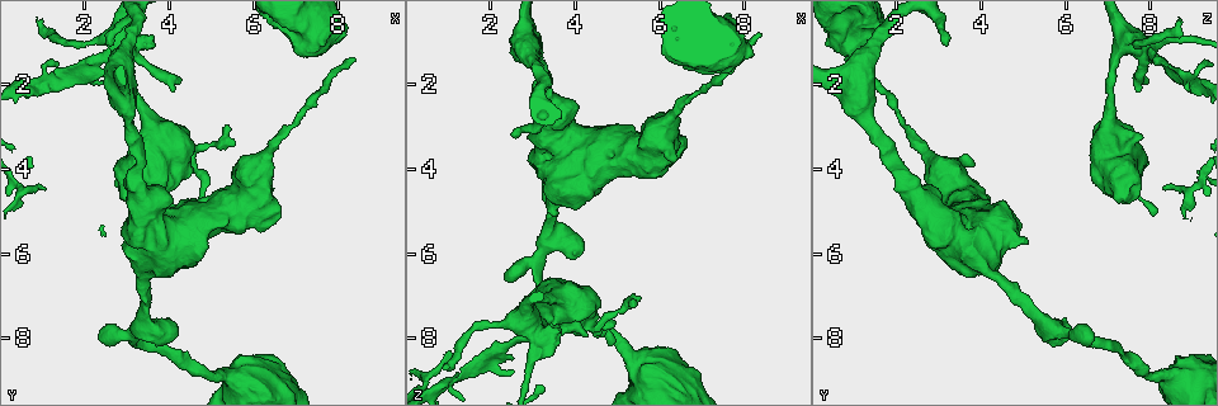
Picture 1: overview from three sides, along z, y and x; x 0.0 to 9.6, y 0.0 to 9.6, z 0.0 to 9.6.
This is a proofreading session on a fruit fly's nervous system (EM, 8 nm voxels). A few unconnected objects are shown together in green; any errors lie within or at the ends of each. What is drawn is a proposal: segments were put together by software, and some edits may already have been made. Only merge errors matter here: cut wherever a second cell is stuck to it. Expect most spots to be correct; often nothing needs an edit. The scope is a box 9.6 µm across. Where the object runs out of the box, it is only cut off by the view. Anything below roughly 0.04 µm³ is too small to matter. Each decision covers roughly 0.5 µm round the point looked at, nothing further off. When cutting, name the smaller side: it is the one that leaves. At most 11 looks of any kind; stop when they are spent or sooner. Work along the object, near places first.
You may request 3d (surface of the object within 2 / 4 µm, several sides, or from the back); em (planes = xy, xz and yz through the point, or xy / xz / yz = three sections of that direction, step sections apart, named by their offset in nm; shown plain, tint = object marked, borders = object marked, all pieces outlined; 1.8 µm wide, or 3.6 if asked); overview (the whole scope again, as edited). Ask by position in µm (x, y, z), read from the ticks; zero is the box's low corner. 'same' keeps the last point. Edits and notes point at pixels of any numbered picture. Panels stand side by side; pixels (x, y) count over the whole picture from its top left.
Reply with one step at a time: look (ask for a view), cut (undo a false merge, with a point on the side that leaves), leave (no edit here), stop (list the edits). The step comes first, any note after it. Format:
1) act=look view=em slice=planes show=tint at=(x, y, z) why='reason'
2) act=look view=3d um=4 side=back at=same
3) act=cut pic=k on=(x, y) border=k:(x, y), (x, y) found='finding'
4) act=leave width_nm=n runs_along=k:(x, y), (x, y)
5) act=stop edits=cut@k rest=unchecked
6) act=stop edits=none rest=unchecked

act=look view=3d um=2 side=back at=(2.80, 7.95, 6.30) why='sharp bend'

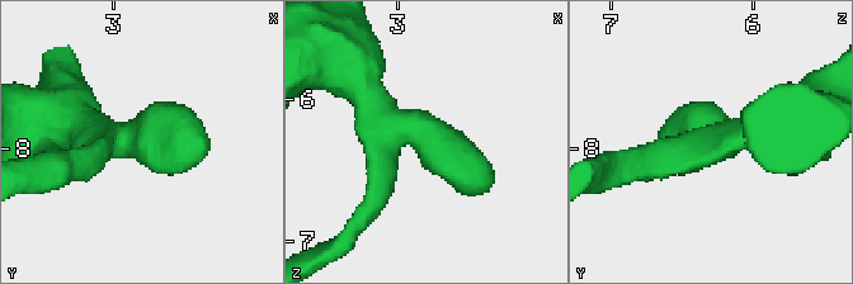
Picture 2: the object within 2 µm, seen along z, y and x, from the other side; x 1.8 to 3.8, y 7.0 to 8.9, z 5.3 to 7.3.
act=look view=em slice=xy step=8 show=tint at=(2.82, 7.96, 6.26) why='now the EM'

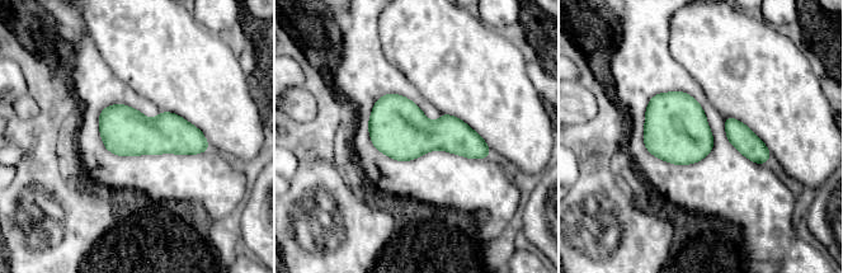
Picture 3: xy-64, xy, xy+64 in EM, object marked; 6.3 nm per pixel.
act=look view=em slice=planes show=tint at=same why='cut it another way'

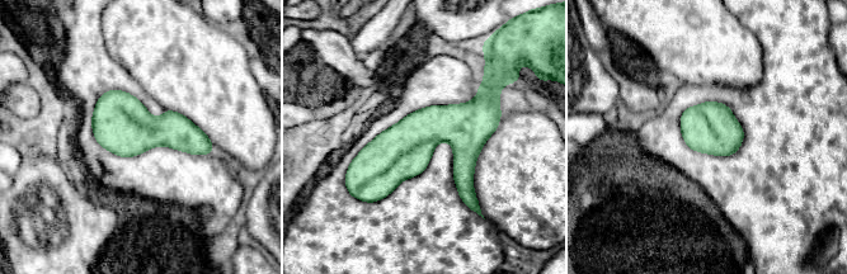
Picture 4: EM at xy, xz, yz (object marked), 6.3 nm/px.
act=leave runs_along=4:(495, 108), (354, 164) found='all the same cell'

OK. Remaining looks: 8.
act=look view=em um=3.6 slice=planes show=tint at=(5.60, 9.00, 8.70) why='thick turns thin'

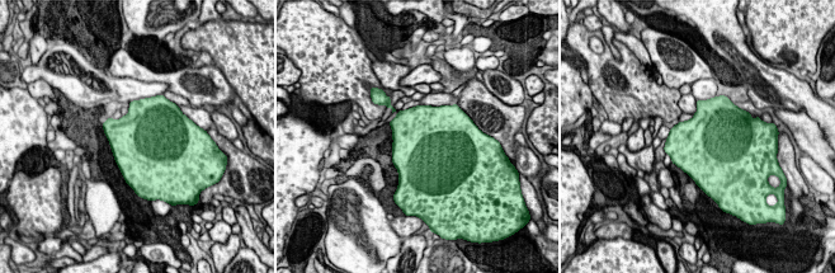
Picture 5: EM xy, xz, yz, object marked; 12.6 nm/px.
act=leave found='continuous, no second cell'

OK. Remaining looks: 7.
act=look view=3d um=4 at=(3.05, 1.15, 7.85) why='thick turns thin'

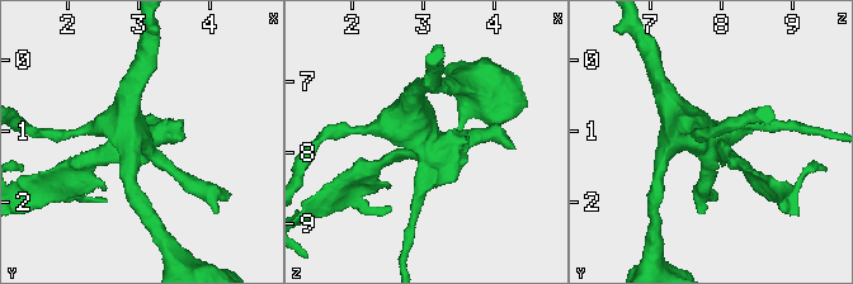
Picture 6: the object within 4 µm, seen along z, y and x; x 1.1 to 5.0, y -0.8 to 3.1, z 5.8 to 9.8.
act=look view=em slice=xy step=16 show=tint at=(3.00, 1.05, 7.80)

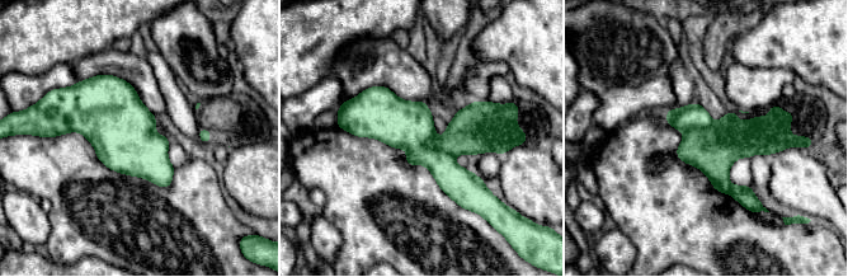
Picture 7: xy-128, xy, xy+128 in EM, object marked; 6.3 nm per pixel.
act=look view=em slice=planes show=tint at=same why='cut it another way'

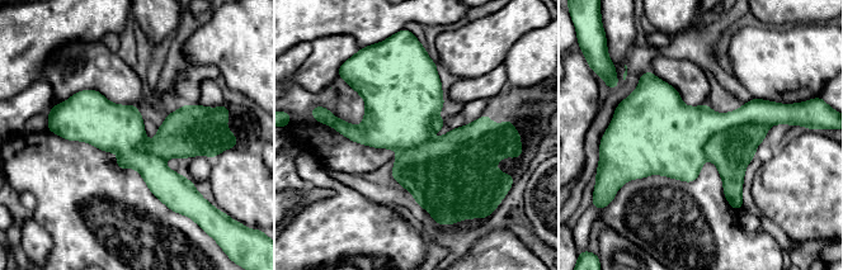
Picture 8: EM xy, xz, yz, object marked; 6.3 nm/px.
act=cut pic=8 on=(731, 150) border=8:(769, 124), (717, 131), (702, 152) found='two cells meet here'

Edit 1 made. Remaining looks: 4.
act=look view=3d um=4 at=(4.85, 5.35, 3.25) why='closes a loop'

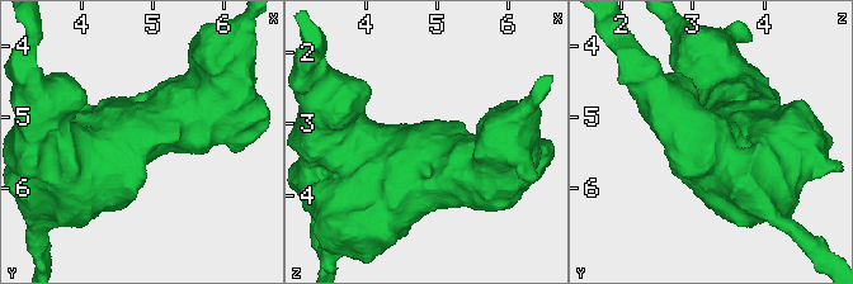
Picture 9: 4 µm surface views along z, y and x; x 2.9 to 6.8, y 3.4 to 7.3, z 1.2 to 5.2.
act=look view=em um=3.6 slice=yz step=16 show=tint at=(4.90, 5.35, 3.20)

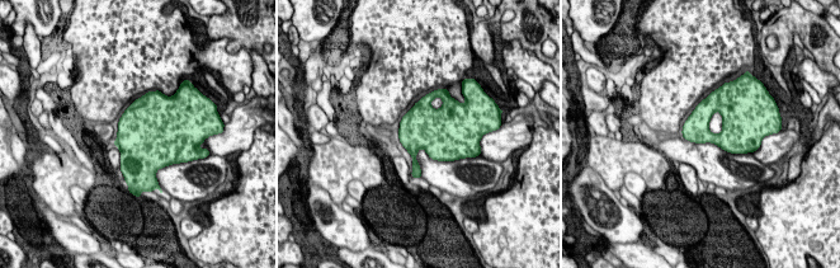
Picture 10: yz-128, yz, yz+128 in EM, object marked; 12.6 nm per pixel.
act=look view=em um=3.6 slice=xz step=16 show=tint at=same why='cut it another way'

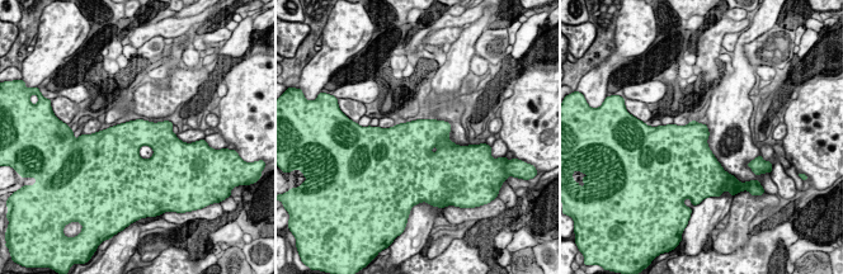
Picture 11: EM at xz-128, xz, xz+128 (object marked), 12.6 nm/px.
act=leave width_nm=280 found='all the same cell'

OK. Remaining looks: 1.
act=stop edits=cut@8 rest=unchecked

